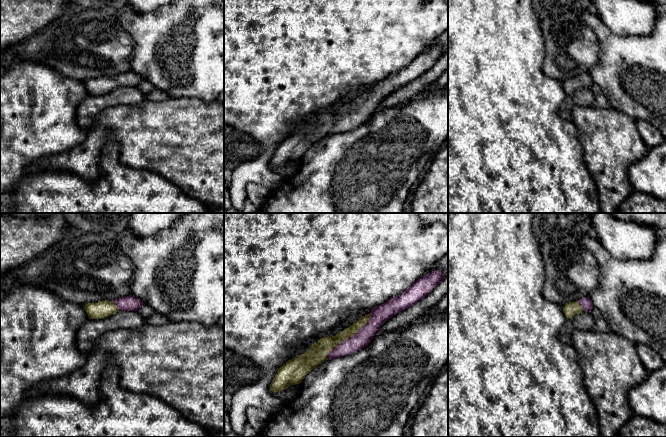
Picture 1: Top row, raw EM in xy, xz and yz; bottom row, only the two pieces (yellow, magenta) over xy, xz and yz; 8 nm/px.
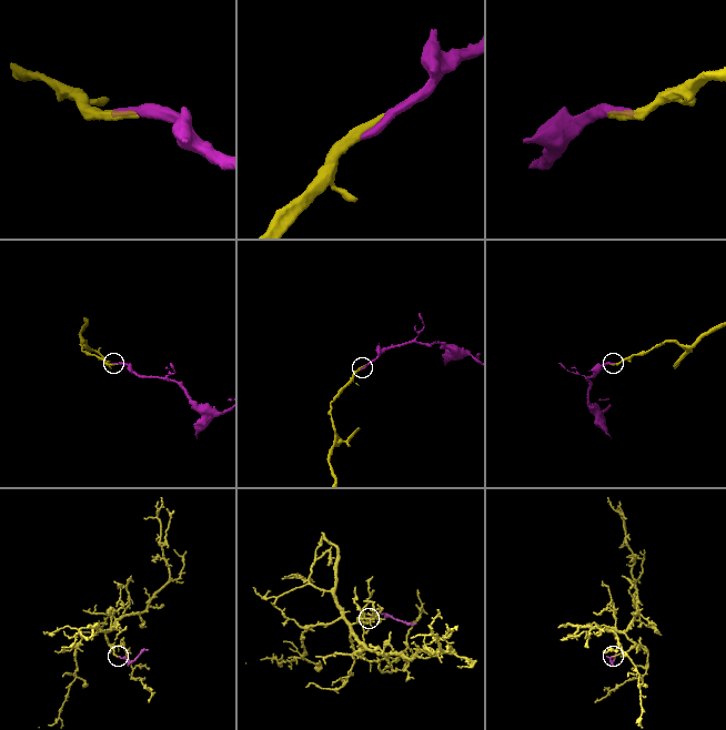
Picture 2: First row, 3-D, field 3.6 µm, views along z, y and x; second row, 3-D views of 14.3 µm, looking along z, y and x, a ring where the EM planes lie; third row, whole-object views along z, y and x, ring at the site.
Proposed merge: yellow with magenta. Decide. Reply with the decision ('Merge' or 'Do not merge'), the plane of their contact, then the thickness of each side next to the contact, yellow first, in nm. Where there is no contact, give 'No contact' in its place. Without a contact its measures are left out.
Merge. Touches yellow in xz. Thickness 140 nm (yellow) against 130 nm

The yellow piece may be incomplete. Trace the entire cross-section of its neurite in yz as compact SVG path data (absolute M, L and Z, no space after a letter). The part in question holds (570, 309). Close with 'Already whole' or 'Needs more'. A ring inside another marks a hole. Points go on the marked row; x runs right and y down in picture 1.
M583 297L575 302L569 302L563 306L563 312L565 314L566 319L570 319L574 317L576 314L586 311L591 312L594 308L589 297Z. Needs more

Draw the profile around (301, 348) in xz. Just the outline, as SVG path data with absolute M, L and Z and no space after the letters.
M361 310L355 314L349 314L347 317L341 319L337 325L335 325L333 328L327 329L325 331L319 332L307 340L299 343L293 350L289 357L289 360L304 354L307 349L314 343L316 343L321 338L327 337L327 336L335 336L337 333L343 331L344 329L348 328L350 325L352 325L355 321L359 320L361 317L368 315L372 312L372 310Z

